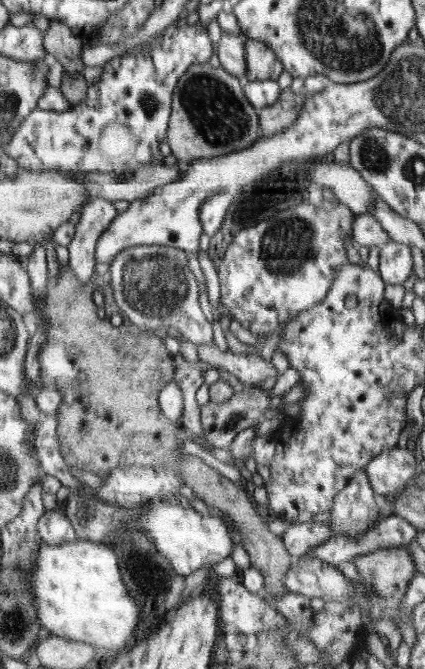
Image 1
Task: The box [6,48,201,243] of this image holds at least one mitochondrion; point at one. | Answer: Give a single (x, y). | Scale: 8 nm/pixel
(147, 103)

